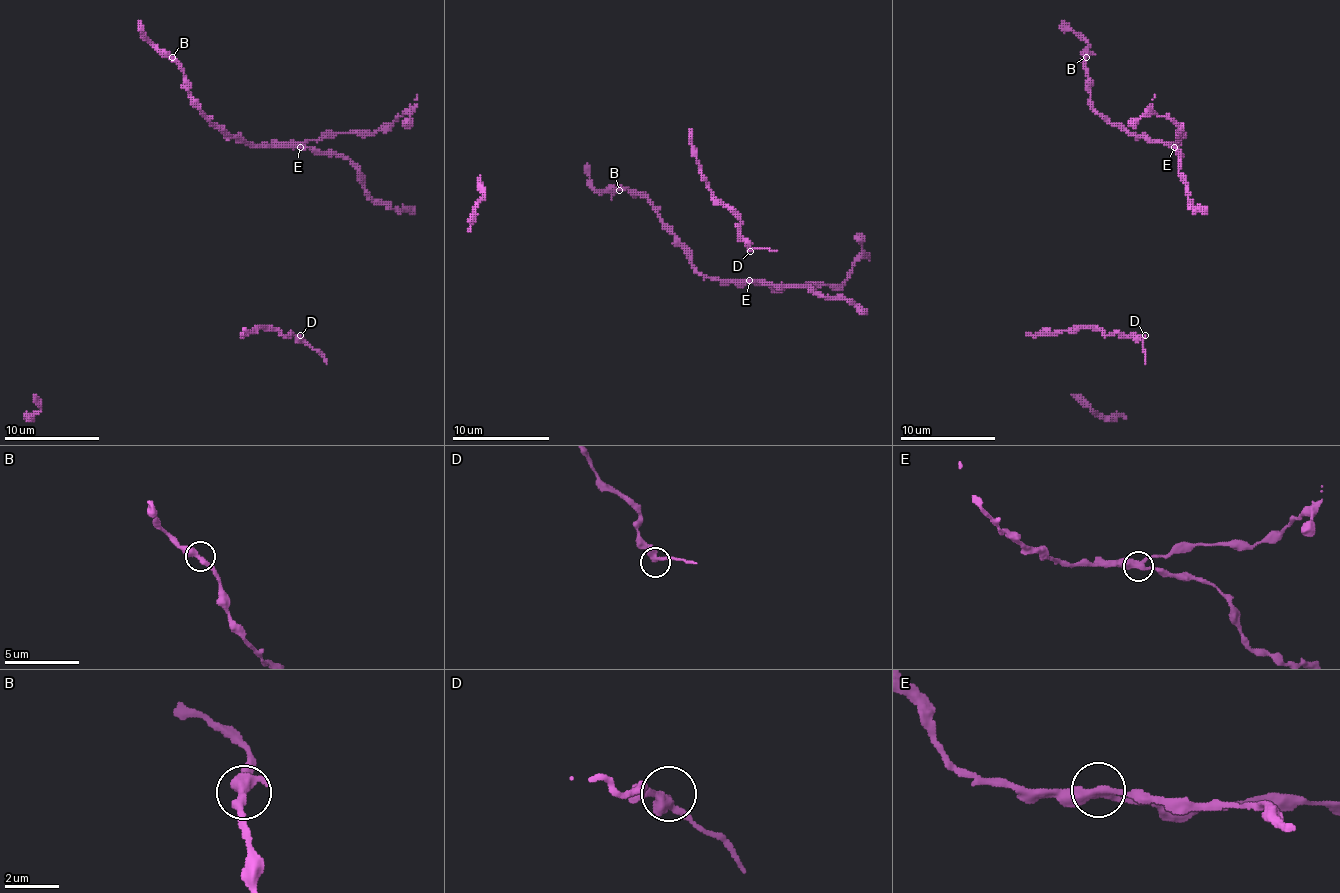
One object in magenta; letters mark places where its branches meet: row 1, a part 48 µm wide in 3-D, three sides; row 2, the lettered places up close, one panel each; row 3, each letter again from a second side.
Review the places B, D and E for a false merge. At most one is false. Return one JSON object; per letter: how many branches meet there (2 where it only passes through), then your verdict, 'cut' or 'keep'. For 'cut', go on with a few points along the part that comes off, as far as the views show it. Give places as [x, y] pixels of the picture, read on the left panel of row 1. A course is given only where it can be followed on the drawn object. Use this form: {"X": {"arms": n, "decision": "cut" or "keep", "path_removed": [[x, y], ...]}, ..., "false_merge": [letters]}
{"B": {"arms": 3, "decision": "keep"}, "D": {"arms": 3, "decision": "keep"}, "E": {"arms": 3, "decision": "cut", "path_removed": [[300, 147], [343, 154], [374, 199], [400, 209], [415, 207]]}, "false_merge": ["E"]}

